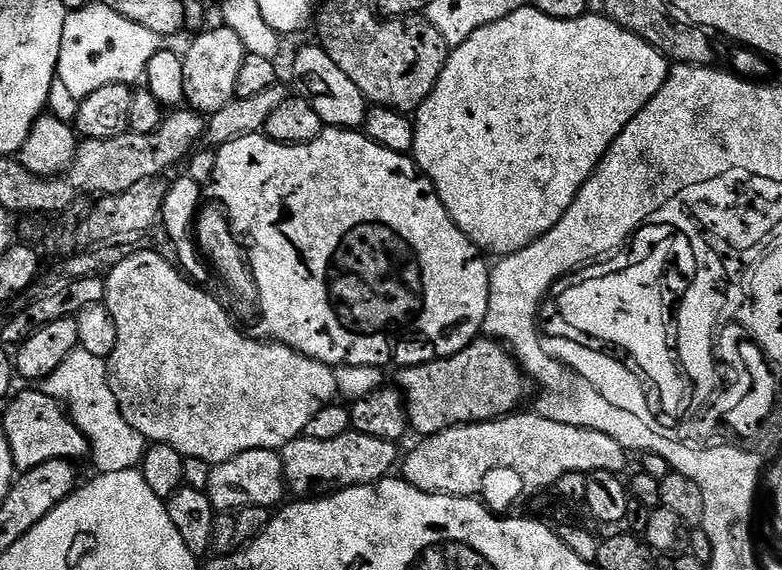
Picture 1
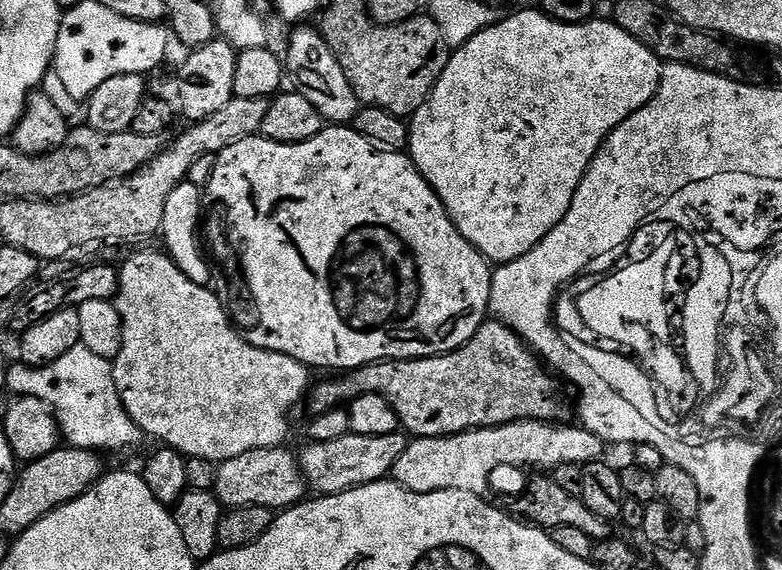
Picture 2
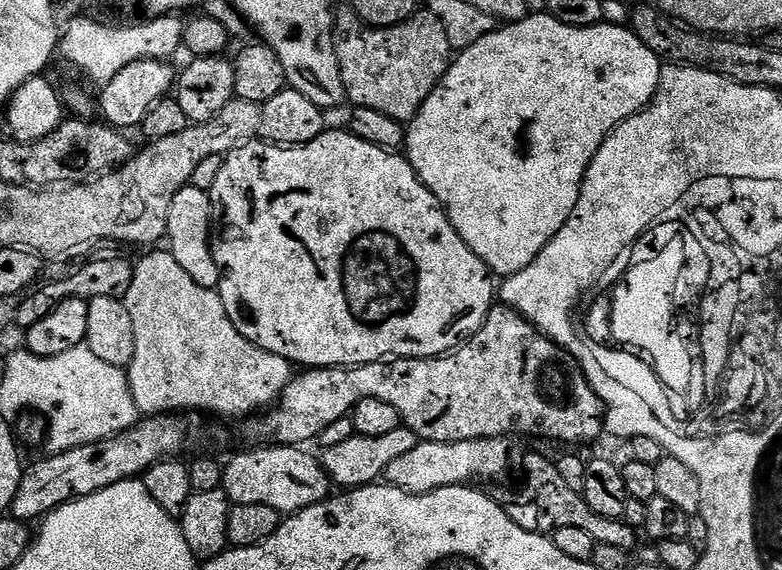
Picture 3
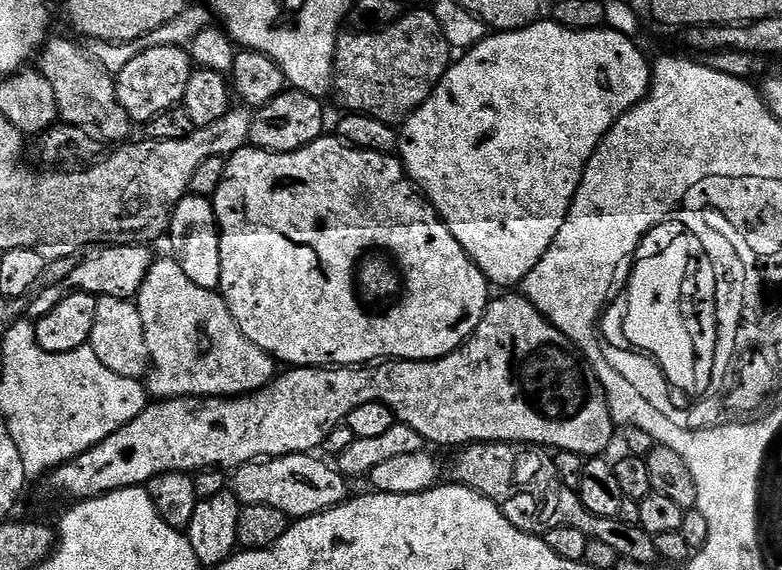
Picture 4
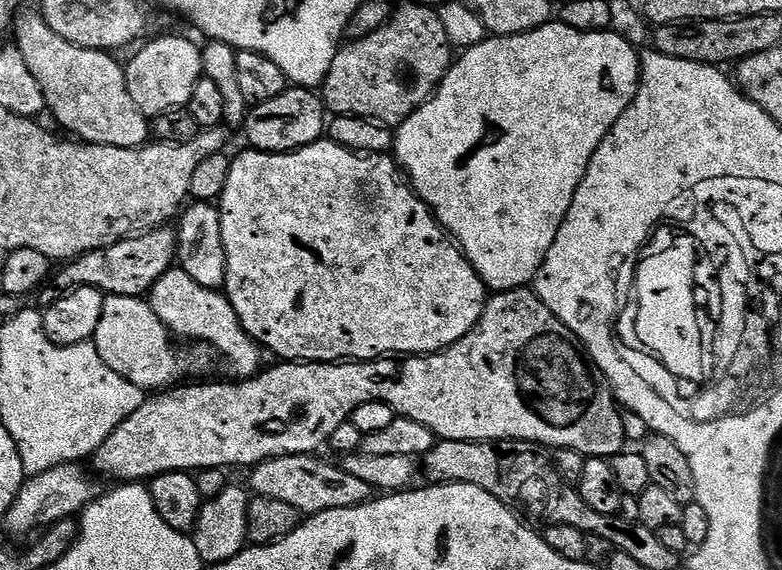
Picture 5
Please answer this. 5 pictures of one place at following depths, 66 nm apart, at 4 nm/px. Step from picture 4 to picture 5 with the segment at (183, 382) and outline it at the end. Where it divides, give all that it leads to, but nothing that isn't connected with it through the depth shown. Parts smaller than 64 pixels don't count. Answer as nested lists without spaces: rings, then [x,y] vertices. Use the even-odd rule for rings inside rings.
[[[178,266],[168,269],[158,282],[152,285],[150,303],[154,314],[168,328],[173,337],[184,340],[201,340],[209,349],[217,348],[224,355],[226,363],[232,367],[233,377],[247,378],[261,371],[261,349],[248,331],[240,325],[238,314],[234,314],[232,304],[223,291],[203,288]]]

